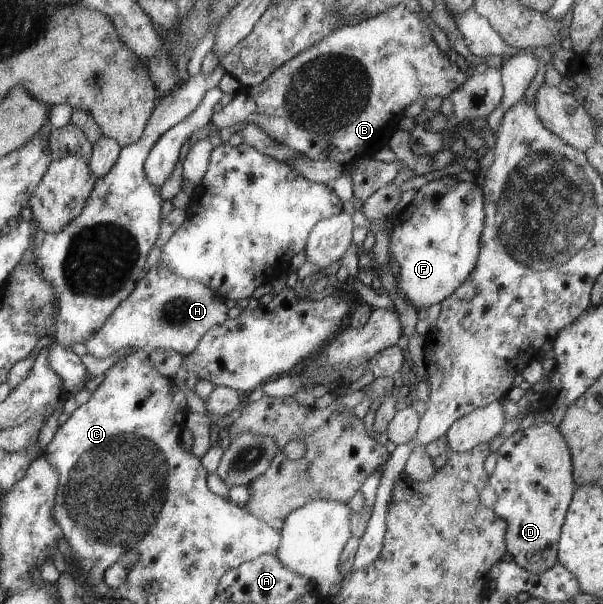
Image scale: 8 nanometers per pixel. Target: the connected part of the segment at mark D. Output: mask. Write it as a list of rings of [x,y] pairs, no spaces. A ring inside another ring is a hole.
[[[549,422],[511,435],[495,452],[497,463],[489,480],[497,496],[494,512],[508,521],[506,540],[513,561],[526,572],[544,574],[557,563],[556,547],[577,492],[572,450],[561,429]]]

